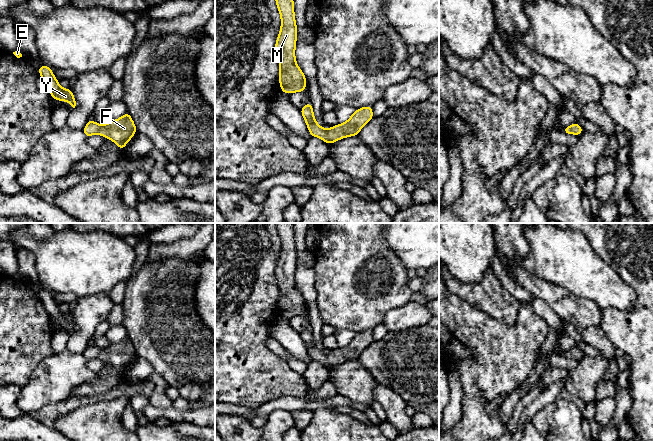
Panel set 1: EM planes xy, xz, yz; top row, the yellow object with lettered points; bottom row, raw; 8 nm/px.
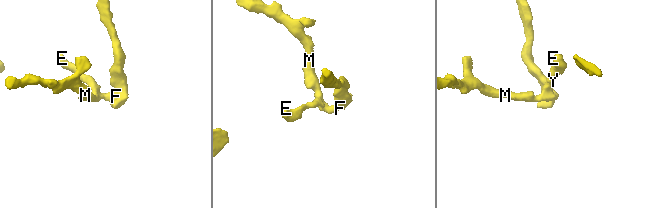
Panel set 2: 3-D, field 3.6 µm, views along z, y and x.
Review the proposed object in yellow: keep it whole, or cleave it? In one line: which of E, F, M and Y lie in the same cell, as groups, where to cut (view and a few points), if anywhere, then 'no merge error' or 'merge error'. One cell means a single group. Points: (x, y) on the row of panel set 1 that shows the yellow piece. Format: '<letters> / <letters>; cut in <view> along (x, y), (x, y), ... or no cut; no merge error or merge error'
E F M Y; no cut; no merge error

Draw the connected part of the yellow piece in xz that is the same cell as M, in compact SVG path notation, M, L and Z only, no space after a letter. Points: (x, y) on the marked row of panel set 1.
M276 0L276 5L281 16L281 28L275 44L281 90L287 94L304 92L307 80L295 58L297 26L294 3L293 0Z

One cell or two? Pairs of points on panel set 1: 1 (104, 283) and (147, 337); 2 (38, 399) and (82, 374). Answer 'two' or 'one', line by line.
1: two
2: one

